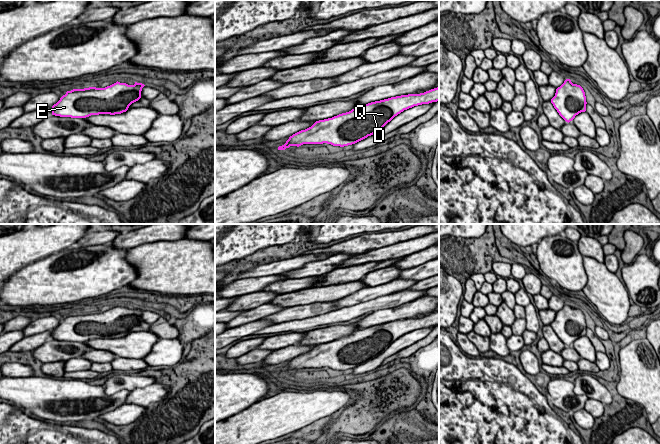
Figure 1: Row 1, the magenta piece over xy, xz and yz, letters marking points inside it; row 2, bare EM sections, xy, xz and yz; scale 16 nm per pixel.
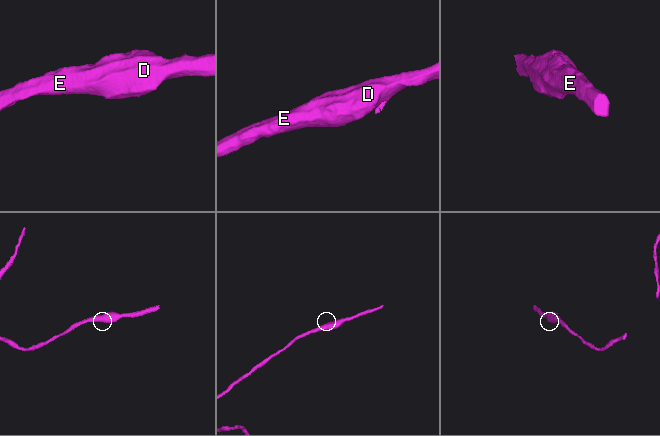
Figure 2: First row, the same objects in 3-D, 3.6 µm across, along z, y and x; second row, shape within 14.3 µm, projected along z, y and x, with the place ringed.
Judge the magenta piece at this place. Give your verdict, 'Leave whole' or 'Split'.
Split

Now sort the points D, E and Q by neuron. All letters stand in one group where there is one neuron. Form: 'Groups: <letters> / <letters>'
Groups: D / E Q

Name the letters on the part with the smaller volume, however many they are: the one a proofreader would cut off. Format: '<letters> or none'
D

